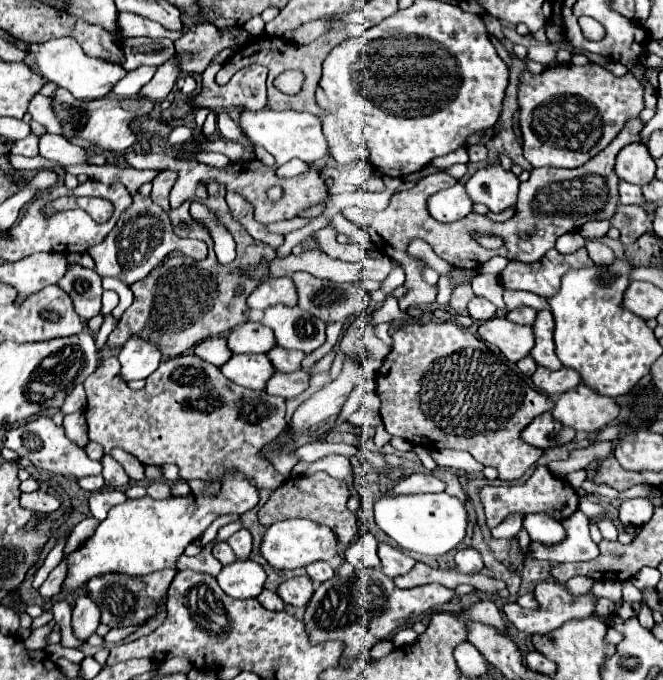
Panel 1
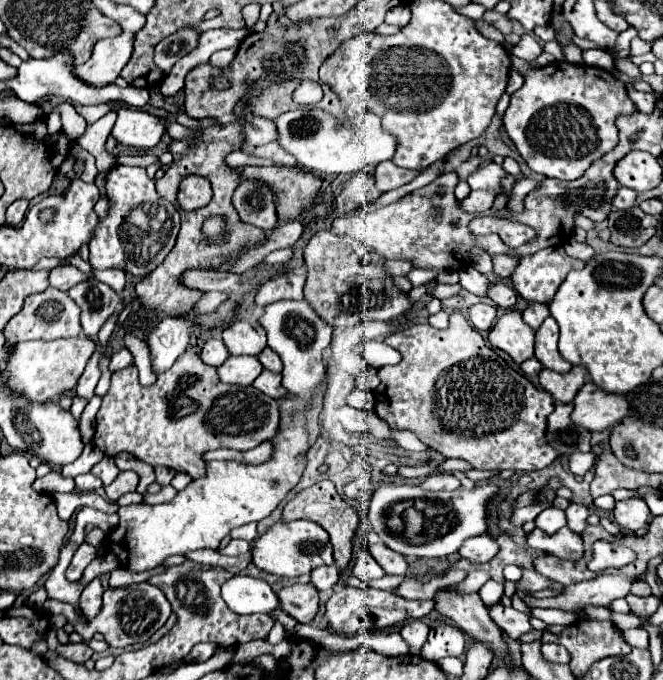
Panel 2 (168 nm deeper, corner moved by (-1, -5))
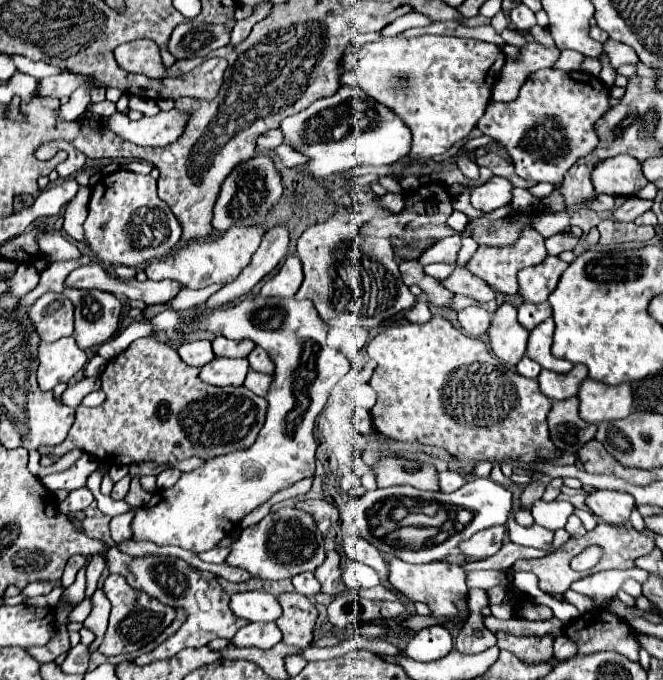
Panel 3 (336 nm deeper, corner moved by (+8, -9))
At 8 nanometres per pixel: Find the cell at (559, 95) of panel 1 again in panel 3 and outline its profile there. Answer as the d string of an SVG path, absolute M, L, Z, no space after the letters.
M550 67L528 75L514 101L490 101L484 117L478 121L478 129L508 151L522 179L560 185L566 171L596 149L598 135L594 123L608 109L610 91L598 77L584 71L560 71Z

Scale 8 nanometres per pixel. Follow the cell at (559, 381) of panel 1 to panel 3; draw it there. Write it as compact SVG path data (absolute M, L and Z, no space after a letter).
M574 365L568 373L554 373L554 371L542 371L538 375L540 391L554 401L570 399L578 393L580 383L588 377L588 369L584 365Z

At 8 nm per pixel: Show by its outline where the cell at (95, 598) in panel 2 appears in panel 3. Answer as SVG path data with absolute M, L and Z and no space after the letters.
M100 555L90 559L90 565L86 569L86 599L90 599L92 593L98 589L98 579L100 579L104 567L106 565L104 565L104 559Z

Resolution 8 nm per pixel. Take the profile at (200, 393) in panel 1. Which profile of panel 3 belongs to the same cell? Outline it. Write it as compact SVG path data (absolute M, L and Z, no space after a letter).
M142 337L132 341L132 345L108 361L106 369L100 375L102 391L106 393L106 401L100 407L78 407L76 421L68 433L68 437L54 447L40 449L42 455L62 457L66 451L78 447L92 457L96 457L102 465L132 465L132 463L158 463L158 465L174 465L188 457L212 459L218 455L226 455L230 451L240 451L252 447L258 437L258 431L264 425L268 403L266 399L254 395L246 387L214 387L200 381L200 371L182 361L178 351L168 343L158 341L156 337Z

